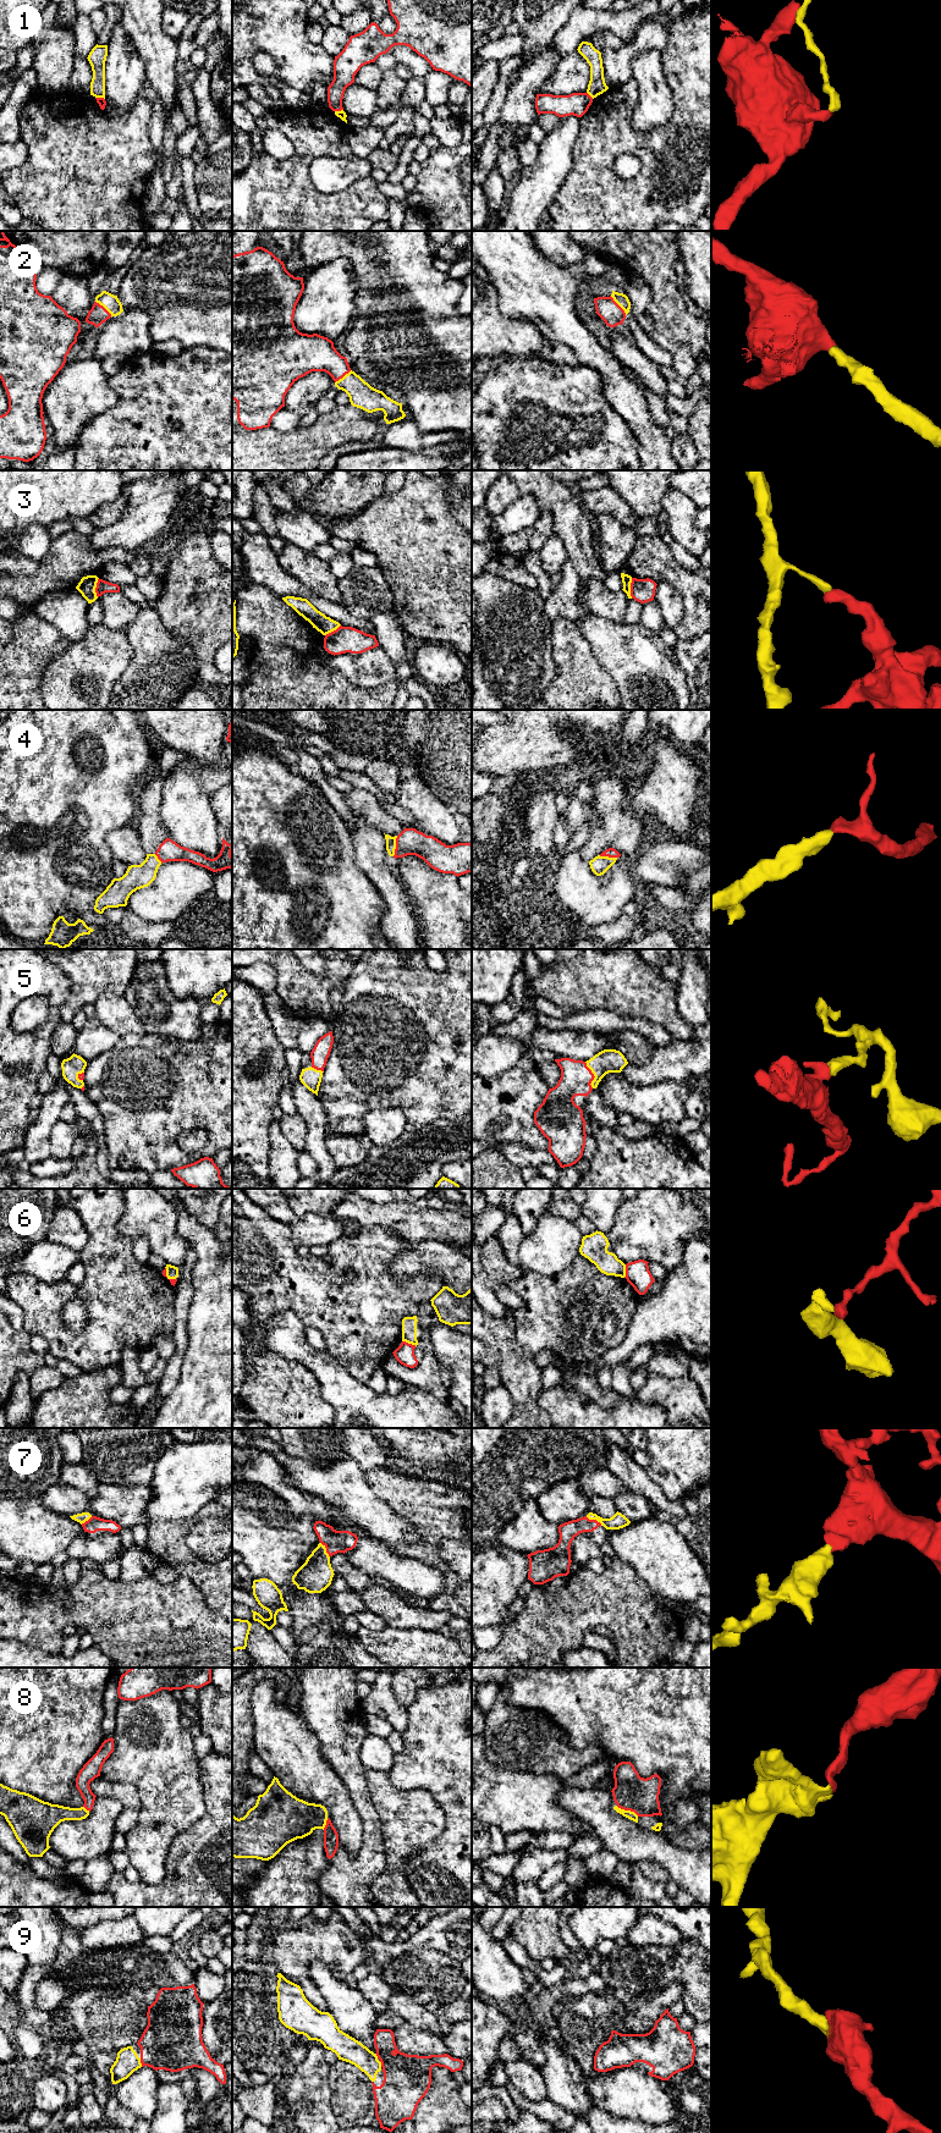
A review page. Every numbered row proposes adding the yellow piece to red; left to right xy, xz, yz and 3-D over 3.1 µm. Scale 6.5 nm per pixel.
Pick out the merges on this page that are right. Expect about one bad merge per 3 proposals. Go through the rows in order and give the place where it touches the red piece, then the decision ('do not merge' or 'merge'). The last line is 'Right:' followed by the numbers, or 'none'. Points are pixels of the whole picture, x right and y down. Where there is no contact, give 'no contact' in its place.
1: contact xz (339, 110); do not merge
2: contact yz (618, 306); merge
3: contact yz (631, 588); do not merge
4: contact xz (396, 845); merge
5: contact yz (593, 1075); merge
6: contact xz (410, 1344); do not merge
7: contact yz (594, 1520); merge
8: contact yz (627, 1809); merge
9: contact xy (141, 2062); merge
Right: 2, 4, 5, 7, 8, 9

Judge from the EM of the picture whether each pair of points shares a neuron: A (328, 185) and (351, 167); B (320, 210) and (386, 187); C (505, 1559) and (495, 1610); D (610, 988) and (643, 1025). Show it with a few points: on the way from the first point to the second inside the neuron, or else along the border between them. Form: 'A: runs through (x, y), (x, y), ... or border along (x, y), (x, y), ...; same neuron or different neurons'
A: runs through (334, 178), (345, 171); same neuron
B: border along (377, 182), (377, 187), (388, 198); different neurons
C: runs through (496, 1571), (495, 1598); same neuron
D: border along (610, 1009), (621, 1015), (658, 1023), (664, 1029); different neurons

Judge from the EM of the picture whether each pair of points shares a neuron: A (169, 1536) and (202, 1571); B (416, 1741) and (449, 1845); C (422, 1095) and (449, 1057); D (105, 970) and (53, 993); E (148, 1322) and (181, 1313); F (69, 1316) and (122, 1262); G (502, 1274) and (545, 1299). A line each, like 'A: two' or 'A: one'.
A: one
B: one
C: one
D: two
E: two
F: two
G: two

